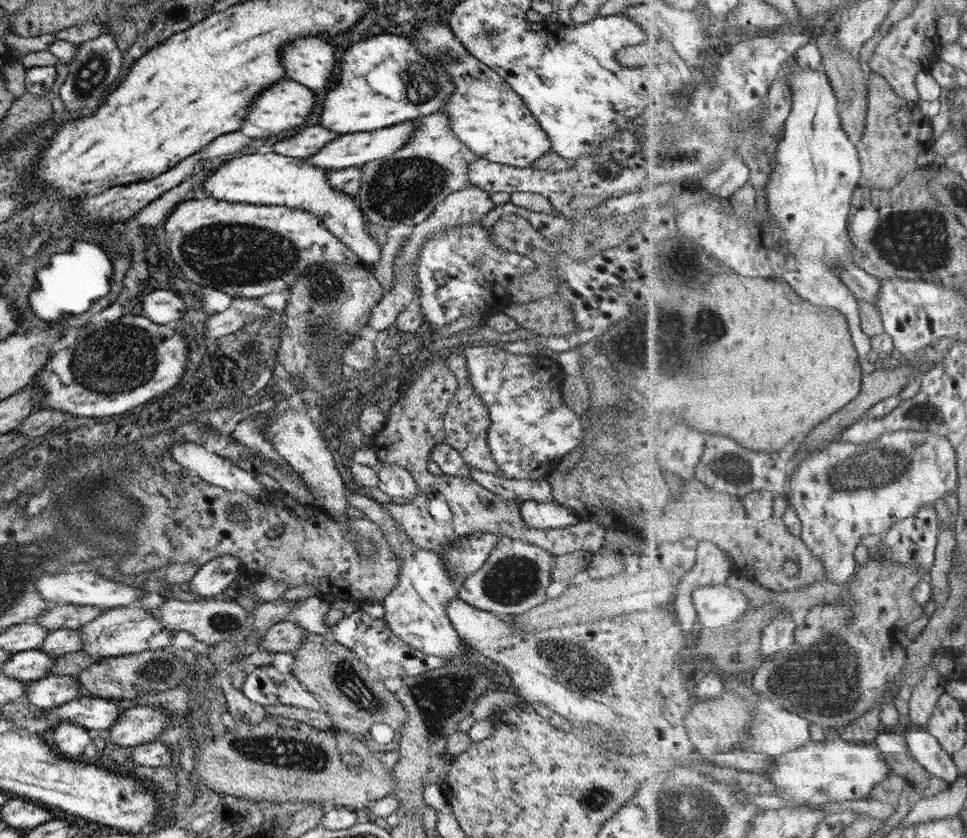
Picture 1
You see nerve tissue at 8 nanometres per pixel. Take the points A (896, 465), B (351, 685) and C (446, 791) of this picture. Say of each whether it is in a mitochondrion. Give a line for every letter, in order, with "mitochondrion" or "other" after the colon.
A: mitochondrion
B: mitochondrion
C: other

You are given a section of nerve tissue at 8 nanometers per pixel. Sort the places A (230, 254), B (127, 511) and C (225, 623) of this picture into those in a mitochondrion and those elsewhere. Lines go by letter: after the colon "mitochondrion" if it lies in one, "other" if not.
A: mitochondrion
B: mitochondrion
C: mitochondrion

